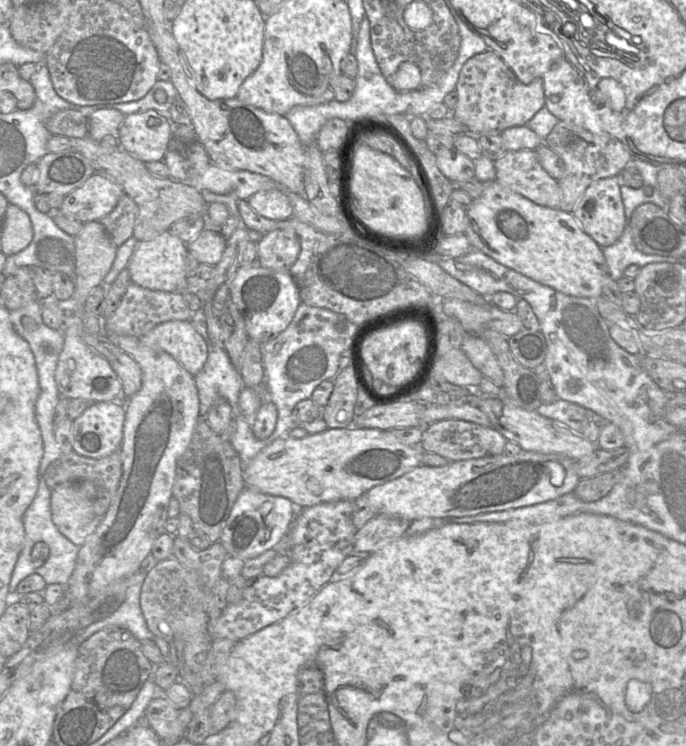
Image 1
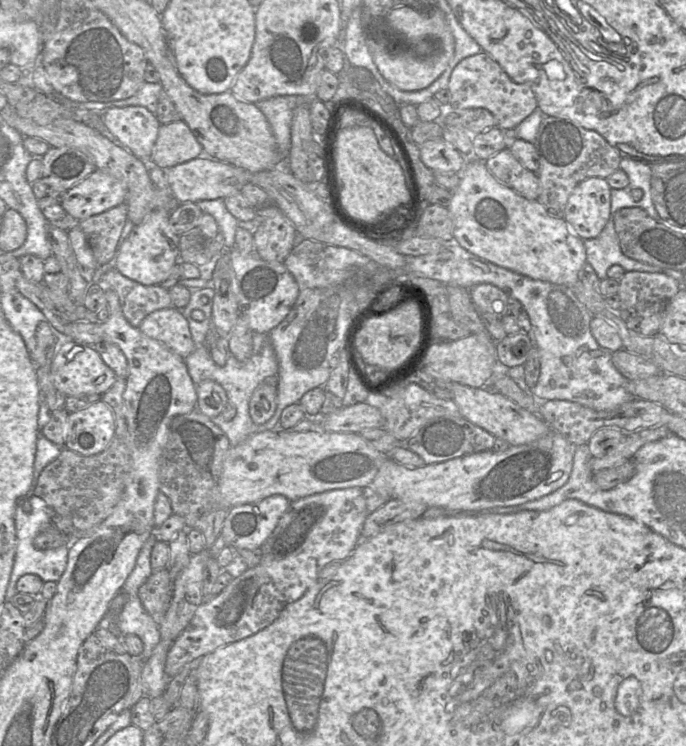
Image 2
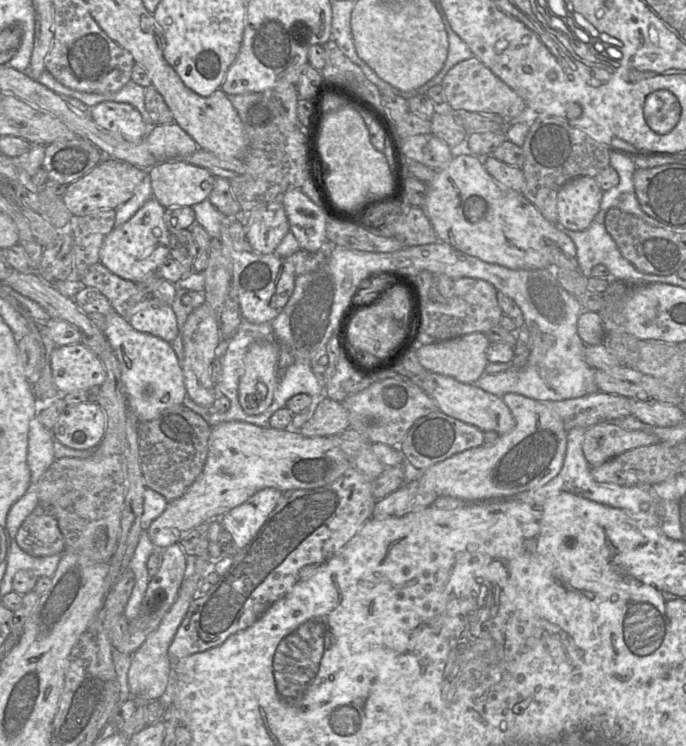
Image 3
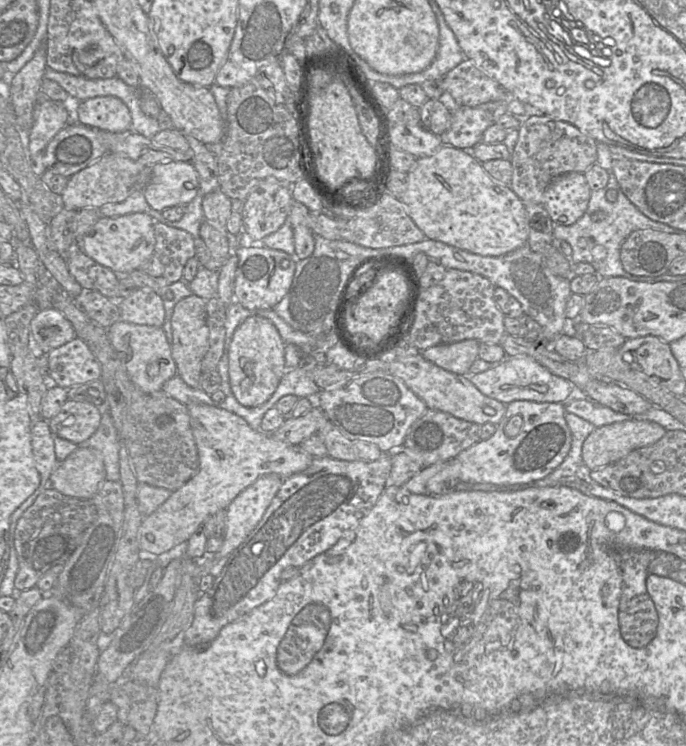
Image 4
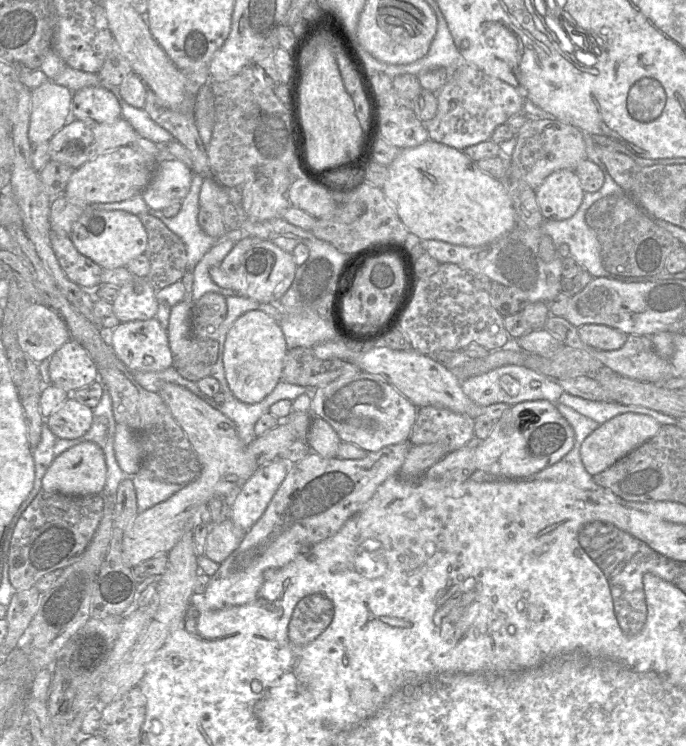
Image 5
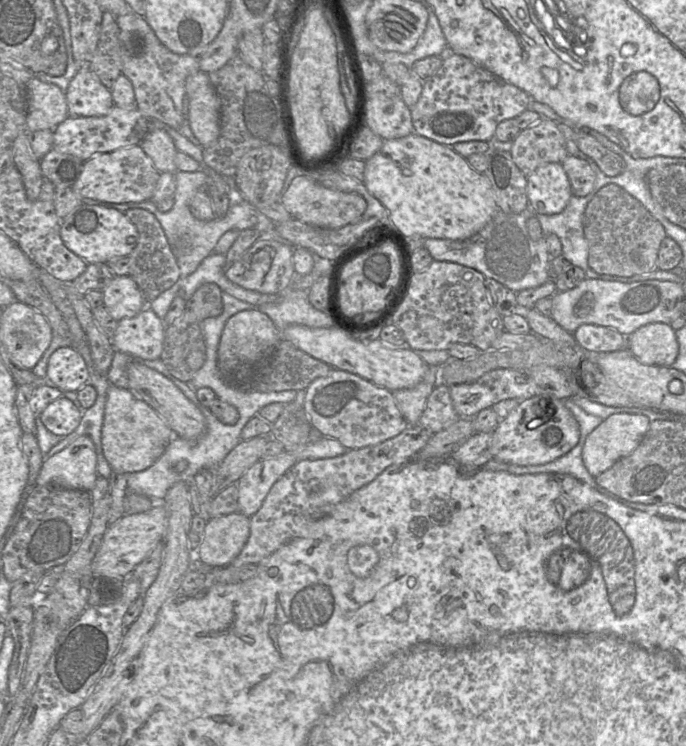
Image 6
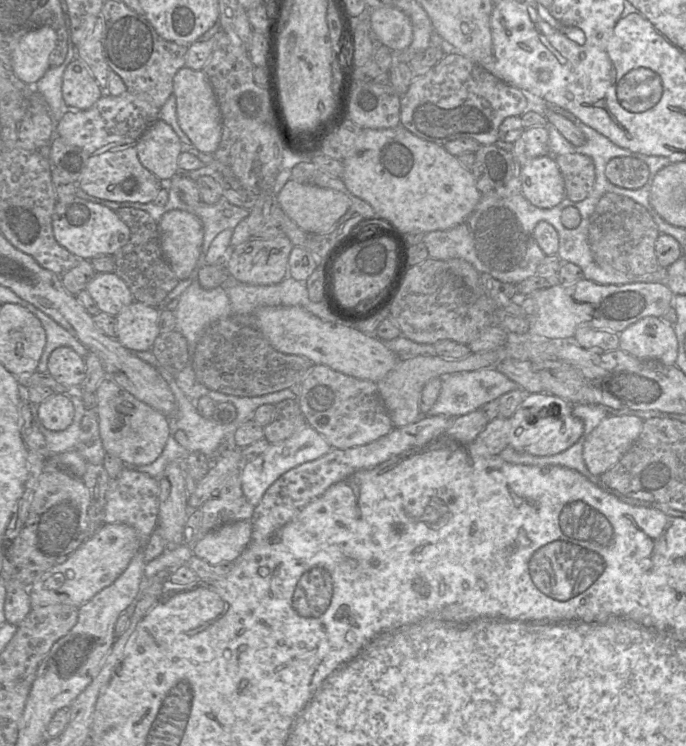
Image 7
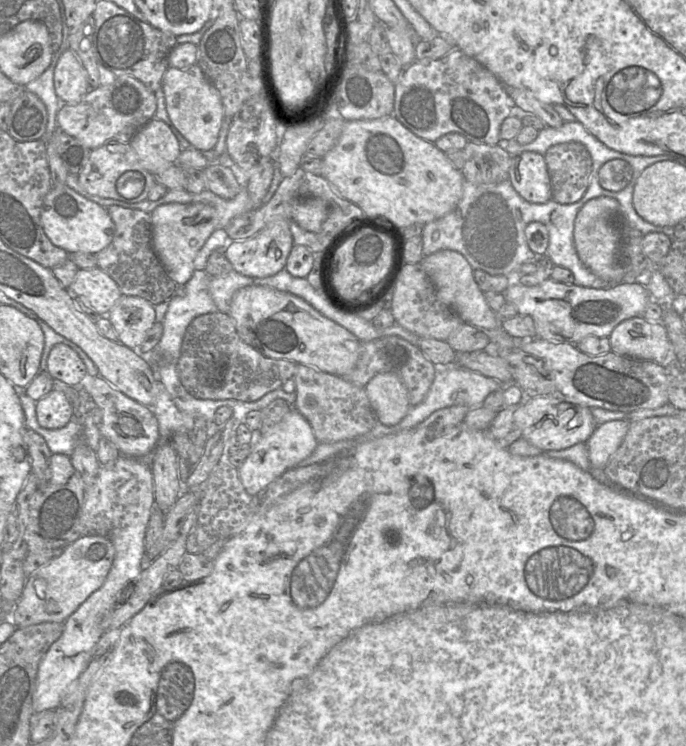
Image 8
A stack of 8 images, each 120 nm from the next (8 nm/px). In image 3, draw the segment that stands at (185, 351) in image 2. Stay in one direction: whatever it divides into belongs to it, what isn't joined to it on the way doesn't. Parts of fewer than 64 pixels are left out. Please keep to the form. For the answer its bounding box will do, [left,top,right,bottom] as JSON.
[128,297,178,343]

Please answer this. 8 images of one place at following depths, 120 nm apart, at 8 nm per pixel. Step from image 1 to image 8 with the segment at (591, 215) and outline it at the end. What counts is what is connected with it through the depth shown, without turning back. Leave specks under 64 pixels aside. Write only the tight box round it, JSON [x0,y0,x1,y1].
[509,151,552,203]

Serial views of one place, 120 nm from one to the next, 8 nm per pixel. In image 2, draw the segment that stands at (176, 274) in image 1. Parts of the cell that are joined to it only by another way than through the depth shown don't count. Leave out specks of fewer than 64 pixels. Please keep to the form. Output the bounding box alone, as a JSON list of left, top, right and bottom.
[115,210,180,286]

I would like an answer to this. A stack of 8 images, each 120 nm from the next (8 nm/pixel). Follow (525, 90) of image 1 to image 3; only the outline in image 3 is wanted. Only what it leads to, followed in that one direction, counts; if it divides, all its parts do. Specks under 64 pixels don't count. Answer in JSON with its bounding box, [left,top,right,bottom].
[441,57,527,122]

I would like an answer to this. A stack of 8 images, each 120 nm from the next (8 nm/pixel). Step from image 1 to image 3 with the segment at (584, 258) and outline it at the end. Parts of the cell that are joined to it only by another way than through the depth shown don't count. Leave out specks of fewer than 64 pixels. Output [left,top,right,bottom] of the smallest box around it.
[422,155,577,269]

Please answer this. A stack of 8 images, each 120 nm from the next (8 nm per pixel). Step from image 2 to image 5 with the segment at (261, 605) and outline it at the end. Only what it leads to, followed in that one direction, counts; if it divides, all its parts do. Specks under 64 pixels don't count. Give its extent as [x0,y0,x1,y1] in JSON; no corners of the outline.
[203,441,411,610]

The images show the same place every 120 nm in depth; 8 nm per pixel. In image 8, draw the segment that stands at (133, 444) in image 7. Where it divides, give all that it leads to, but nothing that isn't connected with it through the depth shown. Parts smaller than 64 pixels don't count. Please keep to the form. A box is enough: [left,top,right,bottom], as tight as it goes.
[72,374,160,458]

